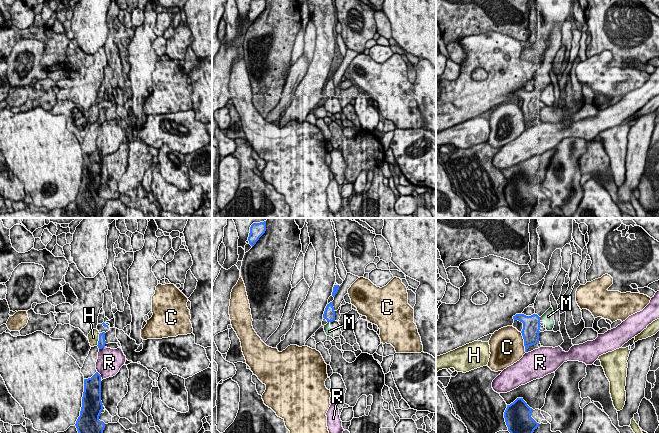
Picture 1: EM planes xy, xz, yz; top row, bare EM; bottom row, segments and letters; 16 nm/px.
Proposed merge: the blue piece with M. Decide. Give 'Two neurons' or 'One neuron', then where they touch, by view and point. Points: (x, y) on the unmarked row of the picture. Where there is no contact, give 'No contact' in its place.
Two neurons. Touches blue at yz (539, 95)

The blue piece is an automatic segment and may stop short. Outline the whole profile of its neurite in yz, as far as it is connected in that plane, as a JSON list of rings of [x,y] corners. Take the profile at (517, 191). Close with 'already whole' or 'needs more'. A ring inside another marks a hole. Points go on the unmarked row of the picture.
[[[517,174],[513,179],[507,181],[504,194],[508,207],[518,213],[520,218],[530,218],[532,210],[539,202],[532,193],[533,185],[530,184],[523,174]]] | already whole

